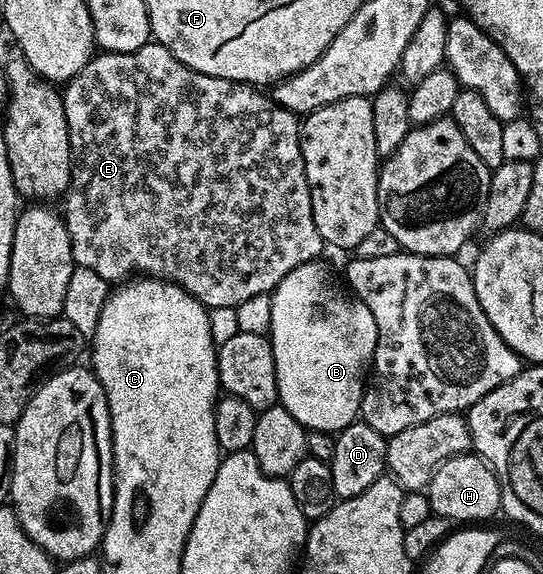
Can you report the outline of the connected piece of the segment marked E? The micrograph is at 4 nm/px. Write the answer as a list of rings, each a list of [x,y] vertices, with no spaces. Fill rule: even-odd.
[[[151,40],[144,44],[144,48],[136,48],[136,52],[95,53],[90,63],[75,78],[65,83],[61,95],[64,116],[68,116],[70,137],[70,186],[64,195],[64,217],[68,236],[72,240],[75,266],[90,268],[109,284],[118,284],[138,275],[164,278],[183,286],[207,308],[236,307],[252,296],[270,294],[280,284],[280,280],[292,272],[292,268],[315,261],[321,255],[318,253],[324,250],[324,243],[312,220],[312,200],[304,172],[304,156],[298,143],[300,118],[274,101],[269,93],[244,82],[204,76],[204,72],[196,72],[188,68],[188,64],[180,64],[180,60],[176,60],[168,48]]]

